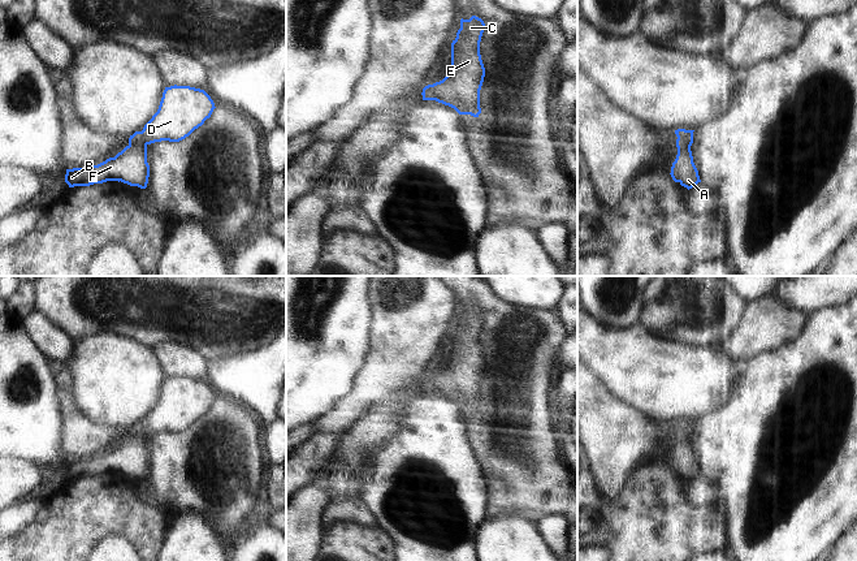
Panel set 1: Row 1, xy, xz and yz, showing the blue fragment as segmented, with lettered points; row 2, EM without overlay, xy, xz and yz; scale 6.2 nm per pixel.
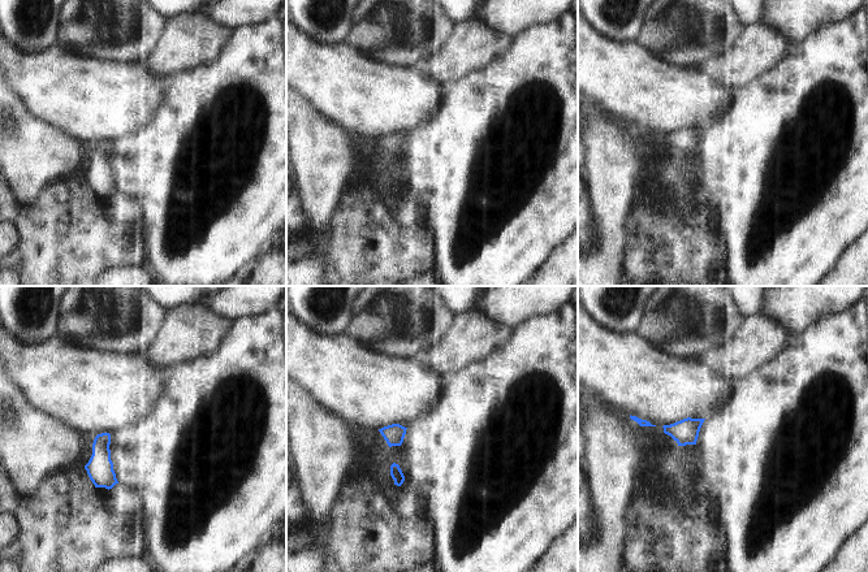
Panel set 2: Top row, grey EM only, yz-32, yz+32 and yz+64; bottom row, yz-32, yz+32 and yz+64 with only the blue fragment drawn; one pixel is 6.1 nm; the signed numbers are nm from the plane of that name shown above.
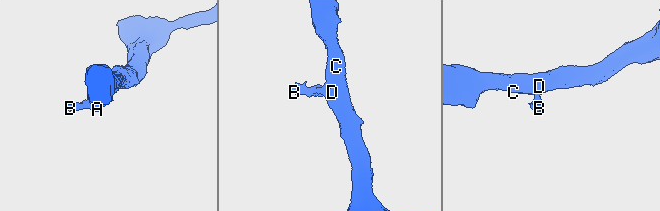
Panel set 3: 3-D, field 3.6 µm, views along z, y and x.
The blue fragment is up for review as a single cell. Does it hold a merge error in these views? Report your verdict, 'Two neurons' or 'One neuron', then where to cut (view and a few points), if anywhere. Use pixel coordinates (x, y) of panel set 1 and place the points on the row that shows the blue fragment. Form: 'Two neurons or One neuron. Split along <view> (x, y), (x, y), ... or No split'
One neuron. No split

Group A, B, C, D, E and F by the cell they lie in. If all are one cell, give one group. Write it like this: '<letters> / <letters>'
A B C D E F

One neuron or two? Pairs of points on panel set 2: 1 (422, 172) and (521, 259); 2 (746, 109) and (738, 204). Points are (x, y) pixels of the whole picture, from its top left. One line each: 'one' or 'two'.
1: one
2: one

